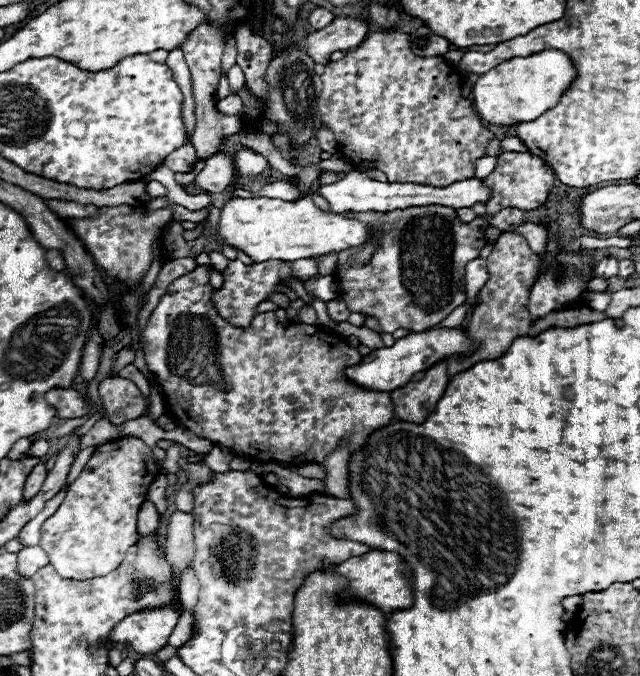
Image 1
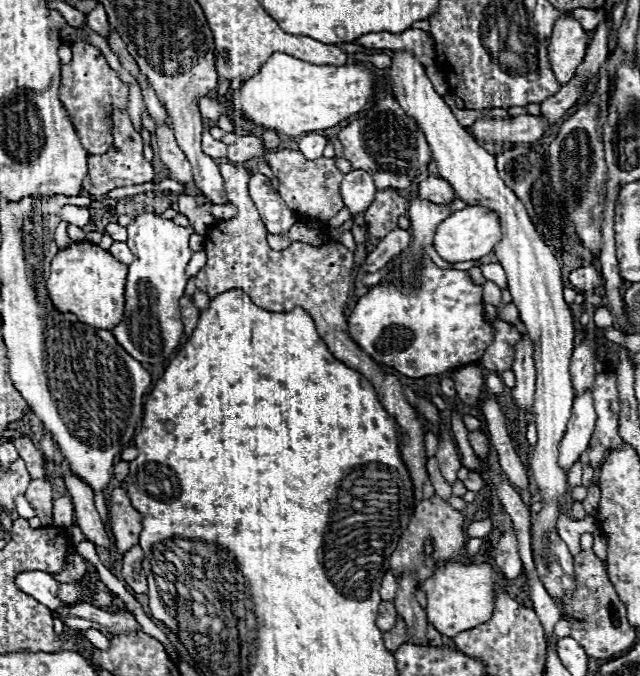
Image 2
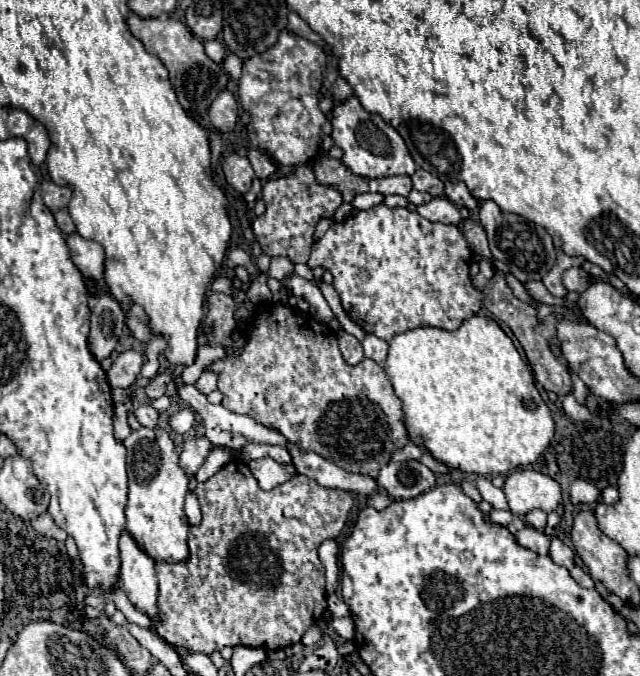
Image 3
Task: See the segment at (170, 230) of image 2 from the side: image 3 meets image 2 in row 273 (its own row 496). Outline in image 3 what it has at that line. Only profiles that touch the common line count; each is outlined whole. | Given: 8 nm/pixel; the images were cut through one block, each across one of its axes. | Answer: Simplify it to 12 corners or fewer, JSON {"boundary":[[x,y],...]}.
{"boundary":[[160,426],[126,440],[126,530],[152,560],[188,556],[190,476]]}

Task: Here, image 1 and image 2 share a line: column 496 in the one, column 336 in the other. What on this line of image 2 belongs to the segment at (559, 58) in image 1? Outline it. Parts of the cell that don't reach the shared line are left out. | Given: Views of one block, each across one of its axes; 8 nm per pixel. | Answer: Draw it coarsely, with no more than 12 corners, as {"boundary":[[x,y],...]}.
{"boundary":[[274,52],[230,106],[202,118],[244,114],[298,136],[372,102],[364,62],[318,66]]}

